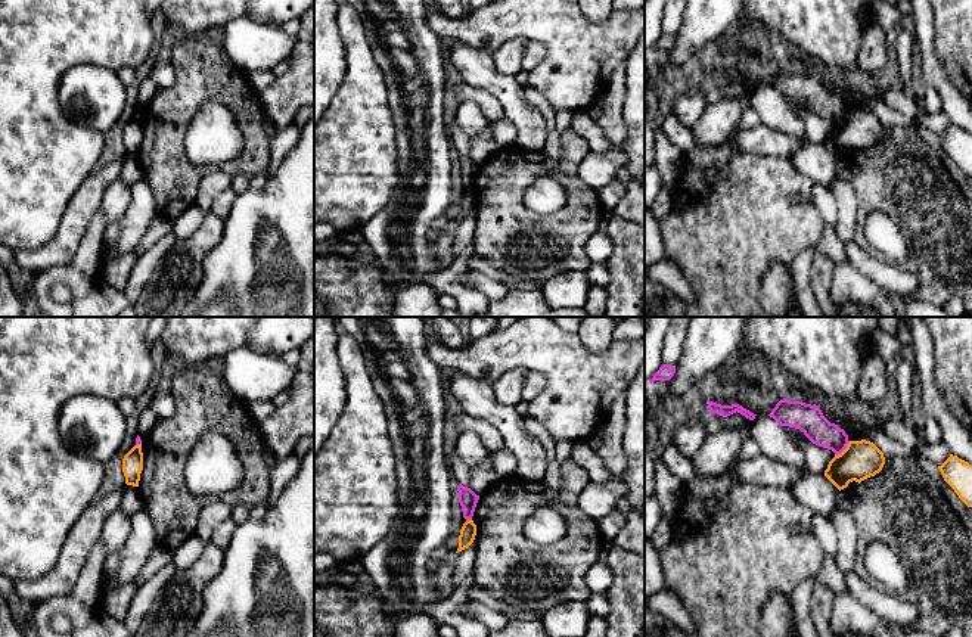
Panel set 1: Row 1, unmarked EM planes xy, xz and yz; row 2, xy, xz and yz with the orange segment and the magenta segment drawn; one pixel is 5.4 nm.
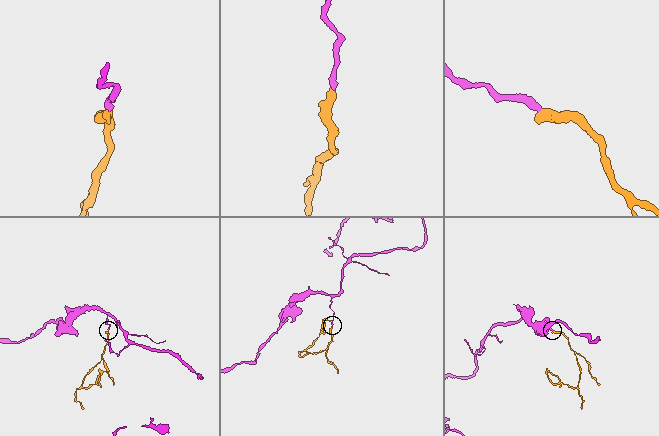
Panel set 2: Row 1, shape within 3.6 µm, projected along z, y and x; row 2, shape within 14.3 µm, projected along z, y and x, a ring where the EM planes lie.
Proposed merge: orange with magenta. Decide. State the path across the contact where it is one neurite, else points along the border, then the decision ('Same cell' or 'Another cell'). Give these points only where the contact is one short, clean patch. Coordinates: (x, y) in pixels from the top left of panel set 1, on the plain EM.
Boundary: yz (850, 111), (835, 126). Another cell

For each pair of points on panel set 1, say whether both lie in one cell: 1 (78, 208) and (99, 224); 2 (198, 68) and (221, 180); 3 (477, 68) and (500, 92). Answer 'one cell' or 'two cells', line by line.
1: two cells
2: two cells
3: one cell

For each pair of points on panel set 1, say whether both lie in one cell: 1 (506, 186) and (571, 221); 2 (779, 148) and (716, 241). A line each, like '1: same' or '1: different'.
1: same
2: different

